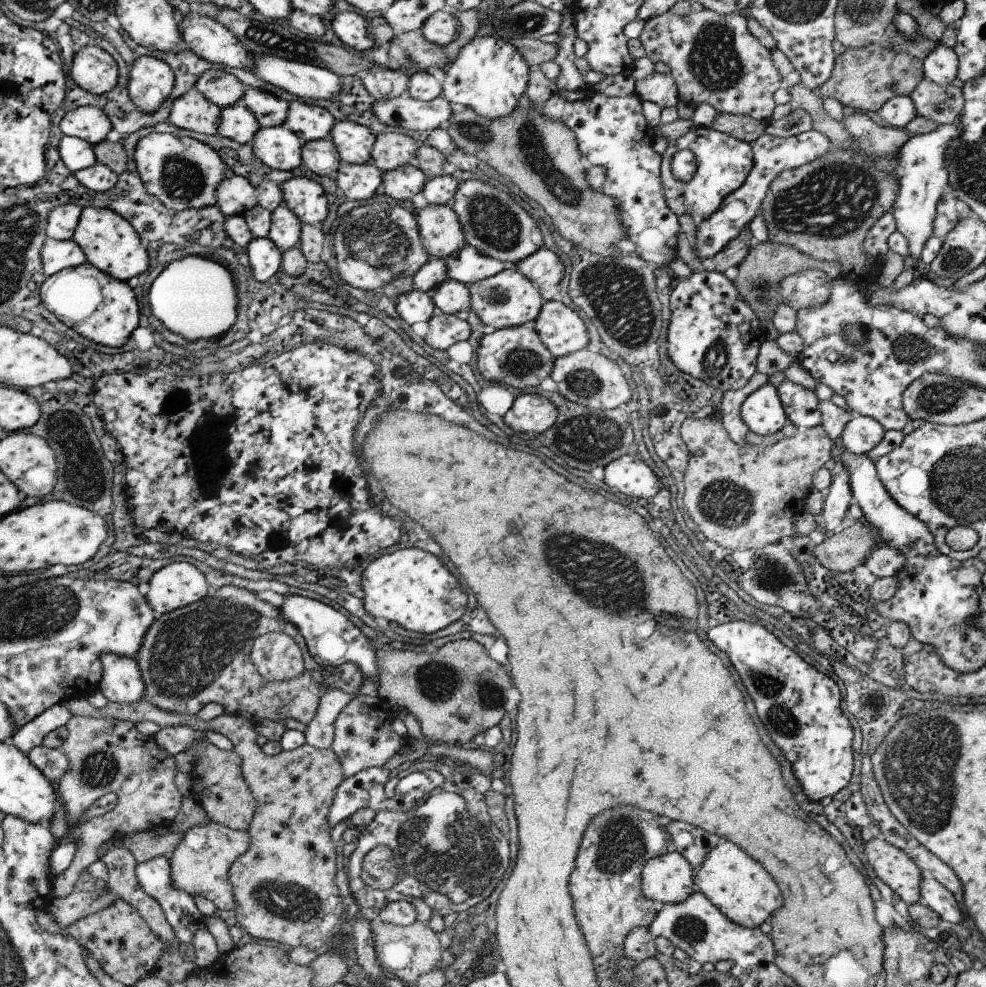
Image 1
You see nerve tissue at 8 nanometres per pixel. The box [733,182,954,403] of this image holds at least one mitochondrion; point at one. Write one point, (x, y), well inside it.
(910, 348)

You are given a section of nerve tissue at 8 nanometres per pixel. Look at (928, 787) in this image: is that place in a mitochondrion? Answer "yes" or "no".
yes

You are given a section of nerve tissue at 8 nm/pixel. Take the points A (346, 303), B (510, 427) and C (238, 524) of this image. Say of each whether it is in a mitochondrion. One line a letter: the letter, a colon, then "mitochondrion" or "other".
A: other
B: other
C: other

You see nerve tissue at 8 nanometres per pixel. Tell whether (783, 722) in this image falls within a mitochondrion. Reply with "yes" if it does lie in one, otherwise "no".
yes

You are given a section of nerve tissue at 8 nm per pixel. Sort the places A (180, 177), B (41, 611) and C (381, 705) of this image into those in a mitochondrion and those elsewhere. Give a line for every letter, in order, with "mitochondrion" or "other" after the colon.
A: mitochondrion
B: mitochondrion
C: other

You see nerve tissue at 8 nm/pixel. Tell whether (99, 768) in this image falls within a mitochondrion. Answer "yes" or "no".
yes

